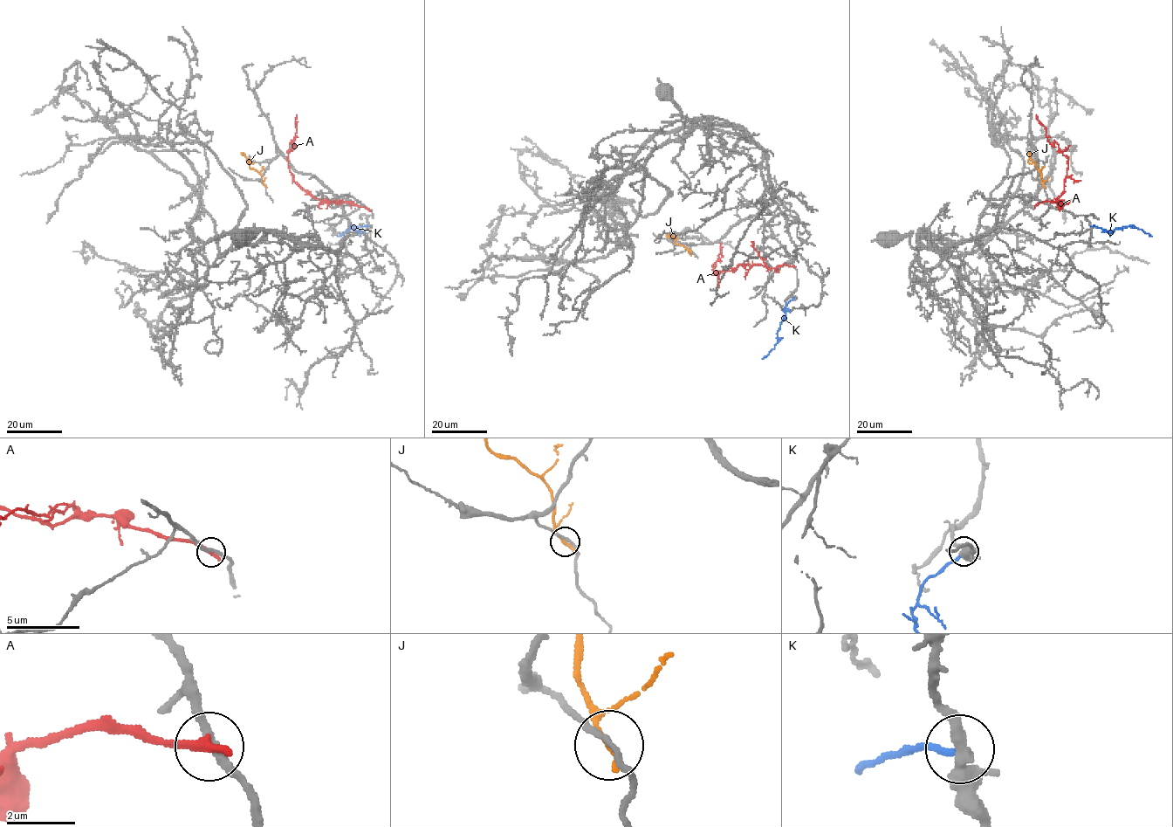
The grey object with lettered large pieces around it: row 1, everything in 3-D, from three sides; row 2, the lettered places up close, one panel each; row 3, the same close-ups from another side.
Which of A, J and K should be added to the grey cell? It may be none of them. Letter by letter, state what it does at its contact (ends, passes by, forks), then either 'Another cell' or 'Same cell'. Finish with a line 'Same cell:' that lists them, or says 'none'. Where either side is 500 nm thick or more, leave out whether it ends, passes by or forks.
A: It ends there. Another cell
J: It ends there. Another cell
K: It ends there. Another cell
Same cell: none

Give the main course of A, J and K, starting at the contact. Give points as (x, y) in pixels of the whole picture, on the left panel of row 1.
A: (368, 210), (349, 203), (337, 203), (316, 199), (292, 178), (288, 154), (290, 143), (294, 142), (297, 115)
J: (264, 185), (261, 175), (250, 167), (247, 157), (247, 161), (253, 161)
K: (368, 226), (362, 226), (359, 231), (352, 226), (337, 236)

